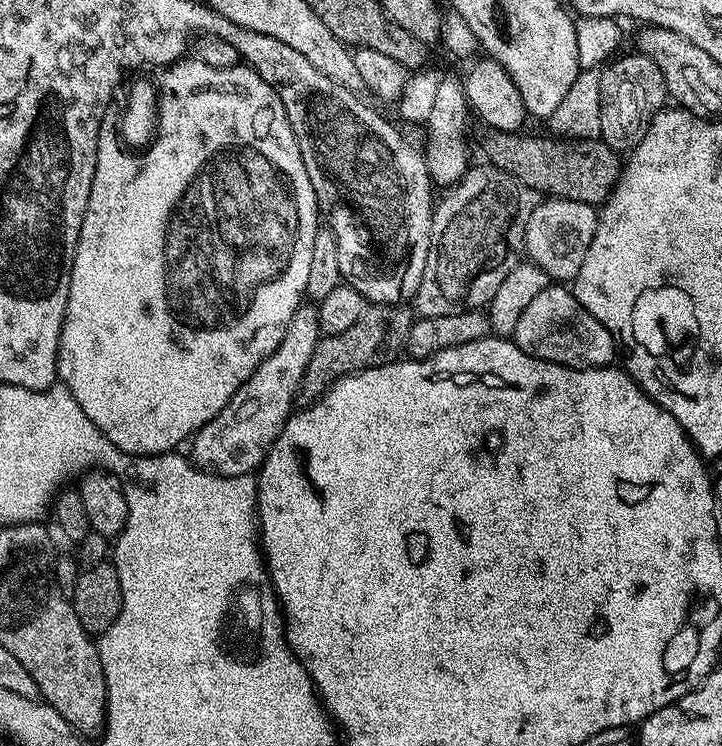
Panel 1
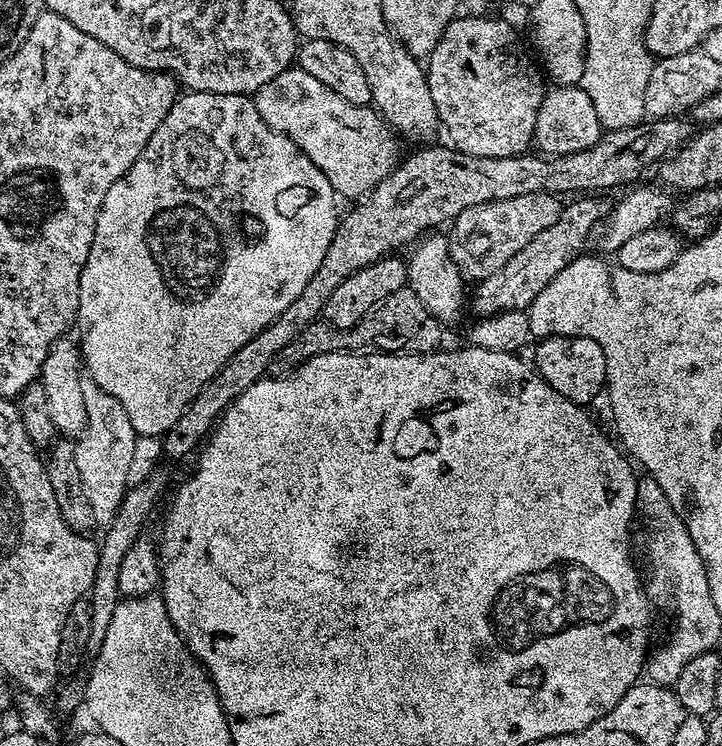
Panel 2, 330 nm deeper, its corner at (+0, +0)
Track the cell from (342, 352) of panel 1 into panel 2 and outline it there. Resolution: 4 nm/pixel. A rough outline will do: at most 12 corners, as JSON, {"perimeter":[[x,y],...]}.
{"perimeter":[[409,287],[362,322],[306,326],[270,362],[269,377],[345,350],[434,352],[441,321]]}

